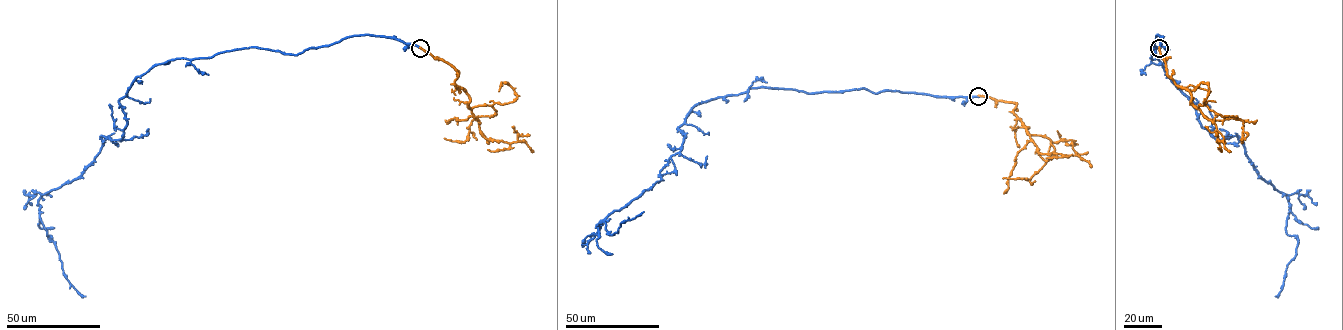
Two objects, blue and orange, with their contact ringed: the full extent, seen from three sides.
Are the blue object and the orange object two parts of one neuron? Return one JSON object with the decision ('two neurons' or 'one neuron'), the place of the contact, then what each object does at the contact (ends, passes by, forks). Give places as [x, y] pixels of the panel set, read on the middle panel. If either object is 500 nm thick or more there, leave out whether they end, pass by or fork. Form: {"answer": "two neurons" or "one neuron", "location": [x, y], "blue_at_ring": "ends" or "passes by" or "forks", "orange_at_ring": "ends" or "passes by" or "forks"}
{"answer": "two neurons", "location": [978, 96]}

